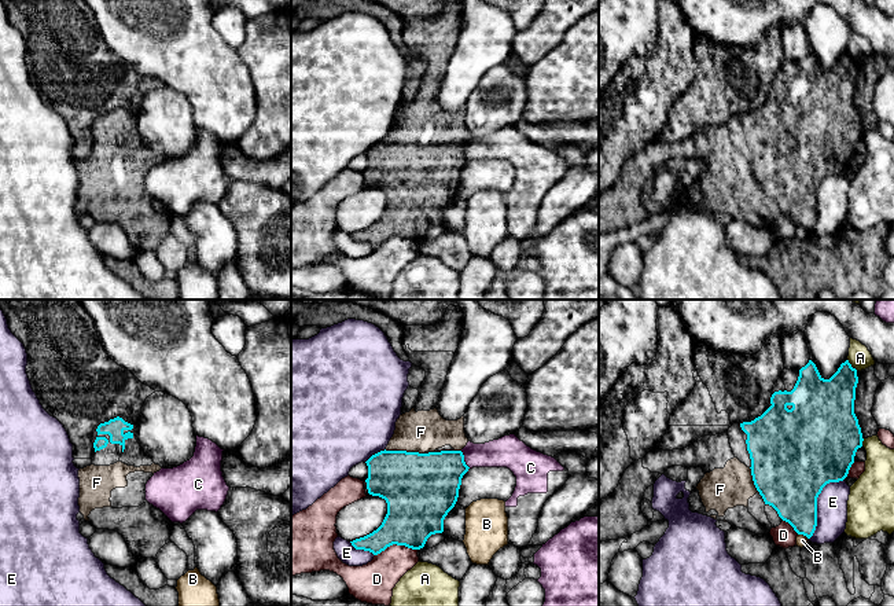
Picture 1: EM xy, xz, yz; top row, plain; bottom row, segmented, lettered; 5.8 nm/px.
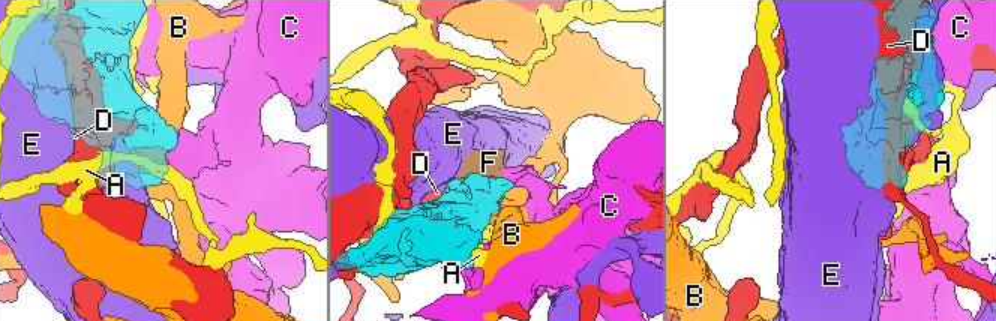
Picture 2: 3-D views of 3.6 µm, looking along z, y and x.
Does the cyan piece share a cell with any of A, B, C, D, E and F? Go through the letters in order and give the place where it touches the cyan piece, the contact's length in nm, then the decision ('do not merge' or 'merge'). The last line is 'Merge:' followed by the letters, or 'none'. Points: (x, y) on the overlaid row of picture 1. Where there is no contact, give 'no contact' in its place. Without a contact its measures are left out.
A: yz (850, 366) | 90 nm | do not merge
B: yz (804, 535) | 70 nm | do not merge
C: xz (463, 459) | 120 nm | do not merge
D: xz (396, 543) | 260 nm | do not merge
E: yz (816, 503) | 420 nm | do not merge
F: xz (404, 451) | 240 nm | merge
Merge: F

